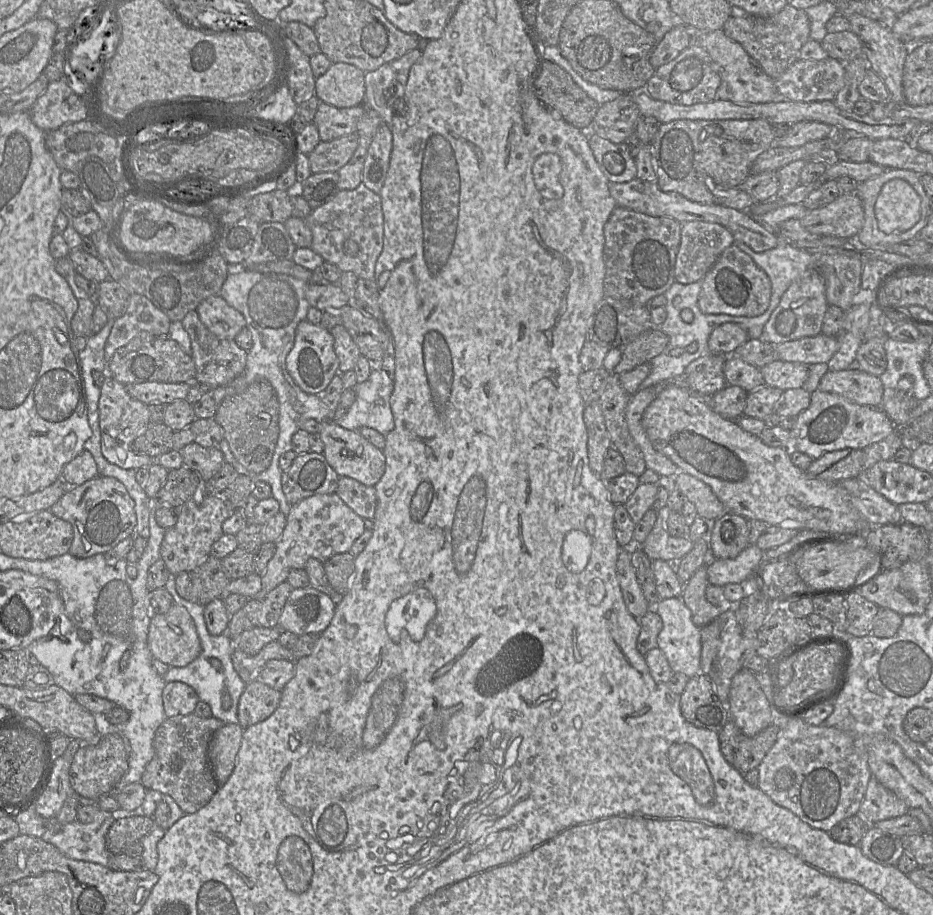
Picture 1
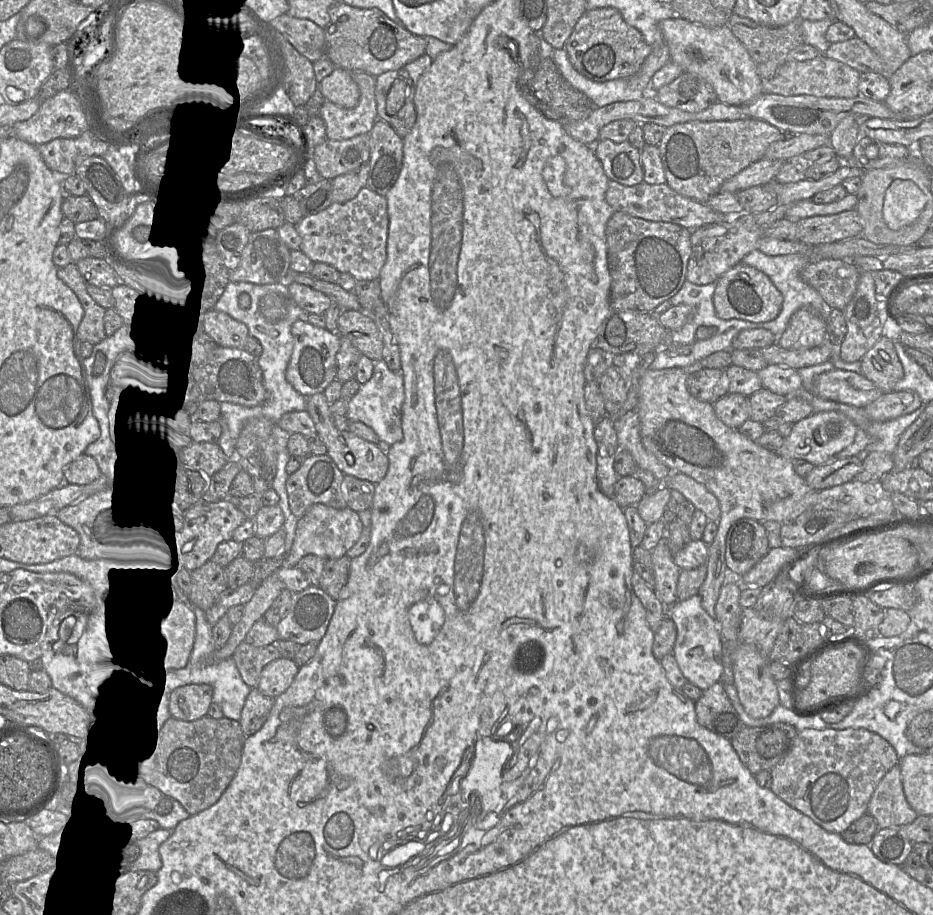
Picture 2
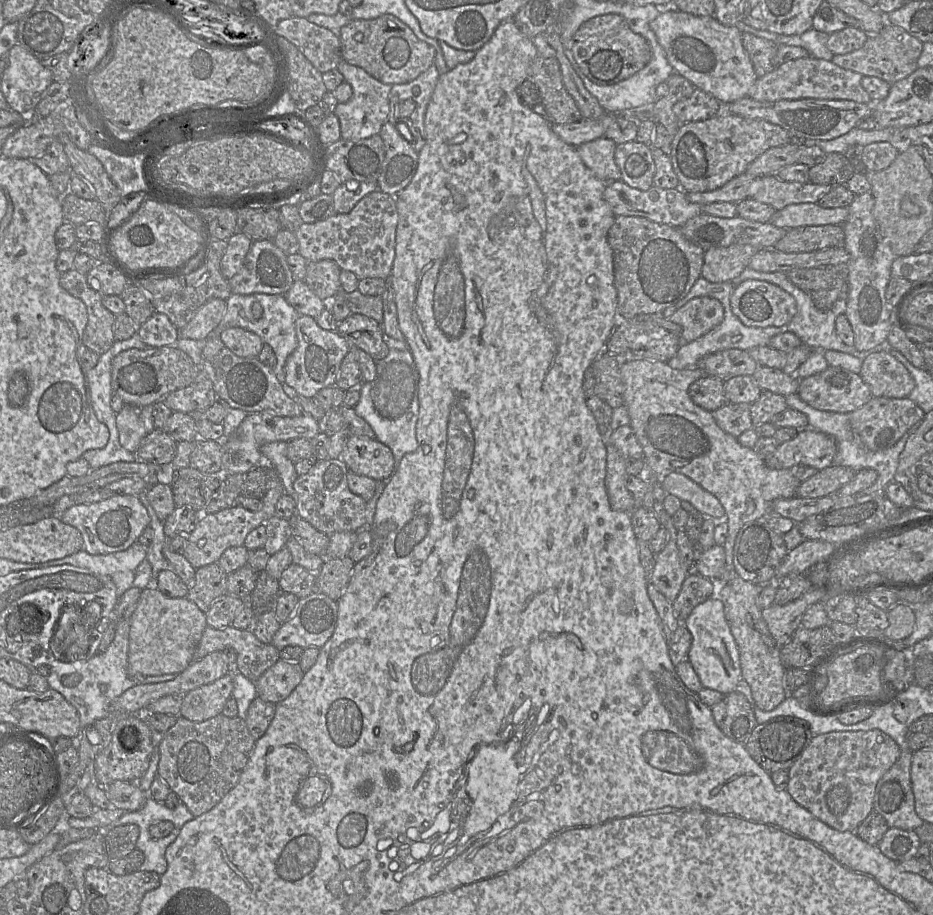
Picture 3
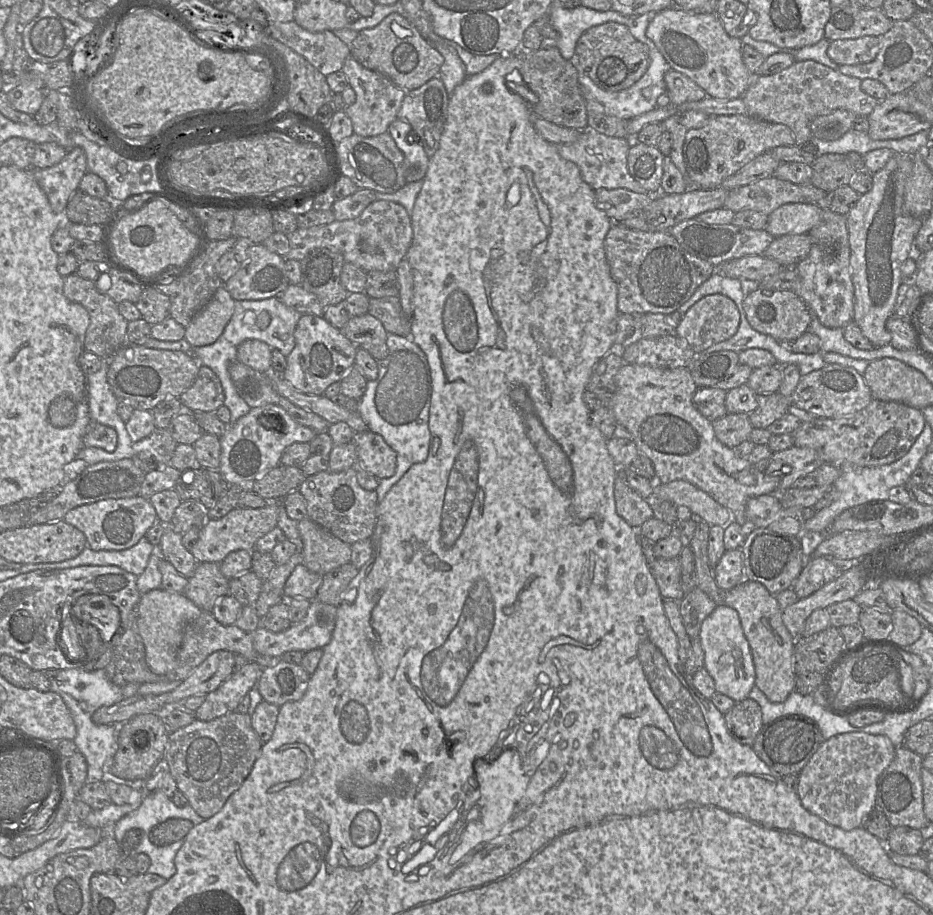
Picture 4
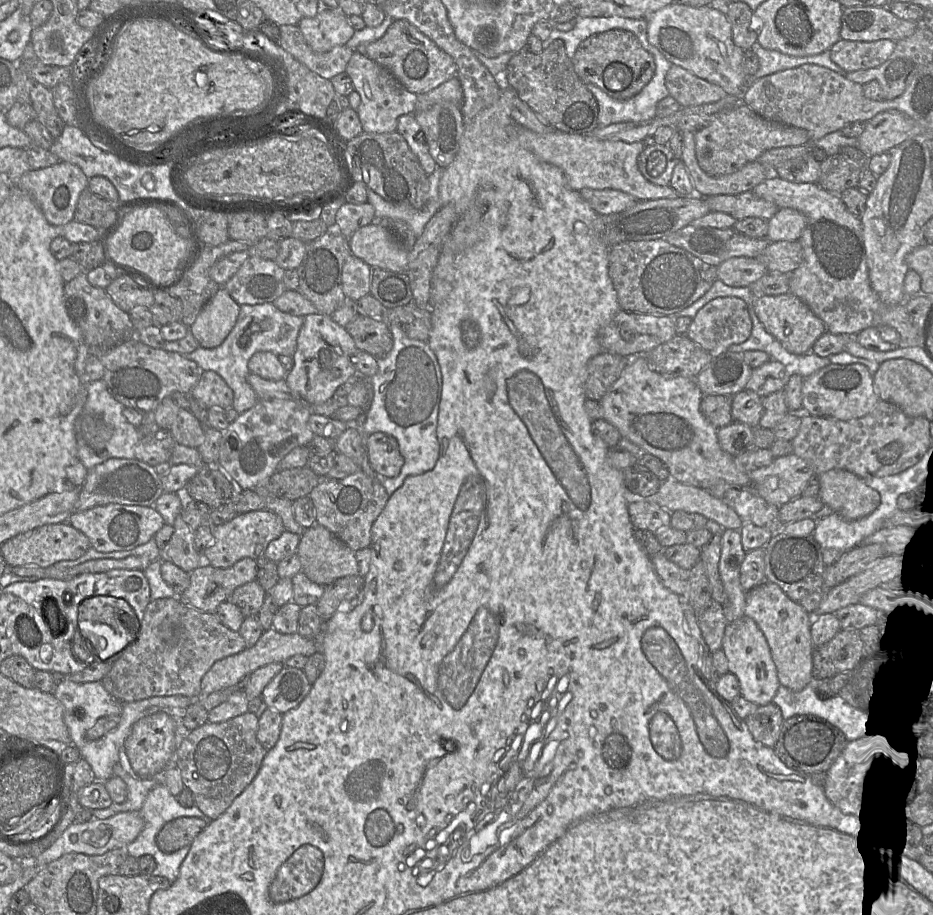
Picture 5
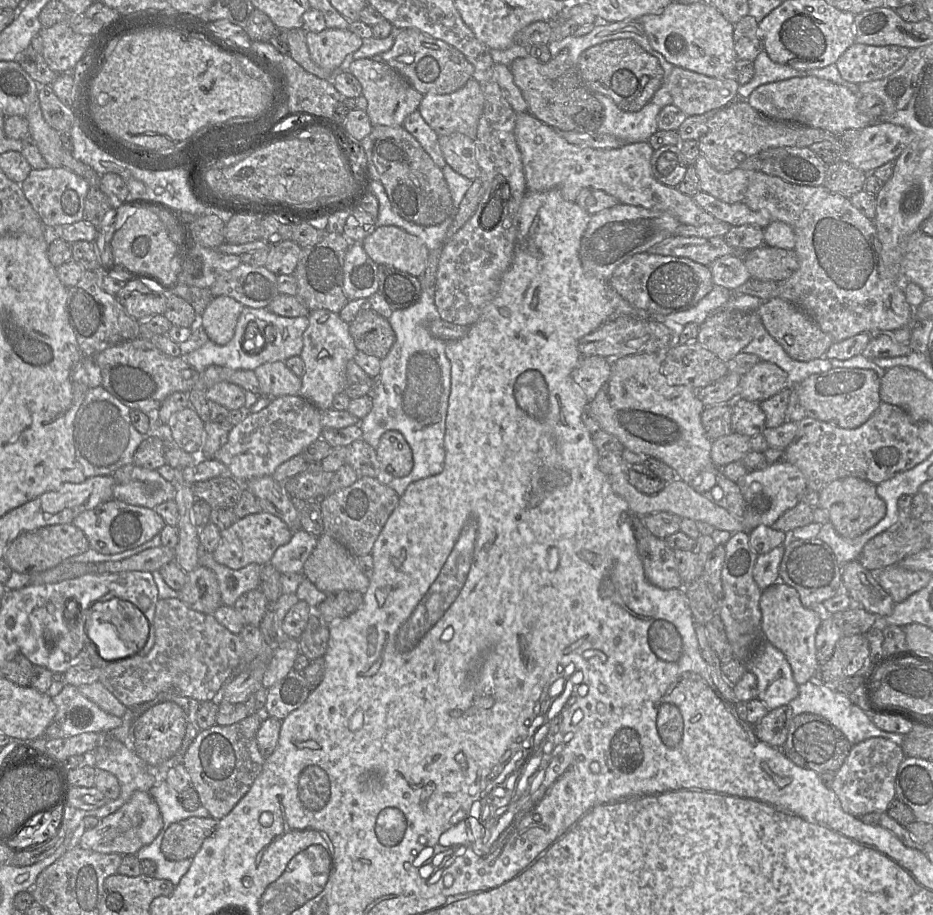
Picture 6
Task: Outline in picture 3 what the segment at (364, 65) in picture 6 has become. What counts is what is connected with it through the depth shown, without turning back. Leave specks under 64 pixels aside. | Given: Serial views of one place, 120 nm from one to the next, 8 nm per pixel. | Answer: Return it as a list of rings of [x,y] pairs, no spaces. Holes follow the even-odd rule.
[[[343,59],[340,60],[337,69],[353,90],[351,99],[345,103],[338,103],[333,112],[340,122],[341,139],[355,141],[379,134],[383,124],[388,121],[389,94],[392,85],[378,81],[364,69],[351,65]]]

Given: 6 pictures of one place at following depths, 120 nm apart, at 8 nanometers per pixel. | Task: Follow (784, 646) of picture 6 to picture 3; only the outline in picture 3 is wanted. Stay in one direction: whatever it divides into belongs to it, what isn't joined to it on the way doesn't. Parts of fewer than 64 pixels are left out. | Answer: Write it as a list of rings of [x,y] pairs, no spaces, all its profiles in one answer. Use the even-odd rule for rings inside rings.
[[[735,575],[728,582],[718,586],[717,597],[724,605],[725,618],[739,650],[742,679],[751,688],[755,706],[764,712],[769,712],[778,707],[788,693],[783,687],[786,669],[781,663],[781,647],[778,647],[773,639],[762,617],[762,609],[757,605],[760,590],[761,586]]]

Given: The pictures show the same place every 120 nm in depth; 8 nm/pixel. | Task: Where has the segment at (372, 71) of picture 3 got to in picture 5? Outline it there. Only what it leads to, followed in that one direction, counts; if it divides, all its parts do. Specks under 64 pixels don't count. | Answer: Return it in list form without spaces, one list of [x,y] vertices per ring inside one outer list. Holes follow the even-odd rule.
[[[394,20],[381,38],[357,48],[358,52],[387,69],[403,87],[416,95],[427,93],[457,77],[453,58],[407,20]]]

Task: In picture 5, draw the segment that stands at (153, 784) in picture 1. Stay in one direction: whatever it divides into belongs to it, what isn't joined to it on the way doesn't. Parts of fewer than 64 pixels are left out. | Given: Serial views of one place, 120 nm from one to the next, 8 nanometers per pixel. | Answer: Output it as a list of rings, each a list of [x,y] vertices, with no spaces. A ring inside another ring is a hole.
[[[246,712],[229,720],[211,723],[187,731],[178,739],[174,764],[194,796],[196,807],[215,820],[252,782],[267,750],[257,739],[259,718]]]

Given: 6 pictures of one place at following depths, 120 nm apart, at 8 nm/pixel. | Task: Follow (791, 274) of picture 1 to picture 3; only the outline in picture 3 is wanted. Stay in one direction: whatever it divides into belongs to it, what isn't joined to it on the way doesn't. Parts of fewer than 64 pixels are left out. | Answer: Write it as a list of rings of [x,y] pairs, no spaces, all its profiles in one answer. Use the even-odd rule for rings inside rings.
[[[748,266],[743,270],[743,272],[736,279],[733,280],[733,282],[735,284],[739,284],[748,279],[763,280],[771,284],[775,284],[795,298],[796,303],[797,303],[797,311],[794,317],[786,325],[779,326],[779,327],[772,326],[773,329],[775,328],[780,329],[780,333],[784,333],[784,332],[794,333],[801,339],[803,344],[813,349],[813,351],[821,351],[821,352],[825,352],[828,350],[839,351],[839,352],[843,352],[843,353],[847,353],[847,354],[860,357],[862,361],[865,358],[865,354],[868,354],[868,353],[861,353],[857,351],[855,347],[847,345],[840,339],[840,337],[838,336],[836,332],[836,327],[835,327],[837,309],[836,310],[821,310],[817,308],[812,300],[811,294],[802,290],[801,288],[796,286],[794,283],[792,283],[787,277],[786,273],[784,272],[759,272],[759,271],[751,269]]]

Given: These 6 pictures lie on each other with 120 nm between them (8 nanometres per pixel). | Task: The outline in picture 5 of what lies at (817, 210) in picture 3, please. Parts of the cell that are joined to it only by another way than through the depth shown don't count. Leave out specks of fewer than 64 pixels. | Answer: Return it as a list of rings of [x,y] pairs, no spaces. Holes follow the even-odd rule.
[[[780,208],[768,220],[767,240],[796,241],[806,227],[807,219],[801,212],[792,208]]]

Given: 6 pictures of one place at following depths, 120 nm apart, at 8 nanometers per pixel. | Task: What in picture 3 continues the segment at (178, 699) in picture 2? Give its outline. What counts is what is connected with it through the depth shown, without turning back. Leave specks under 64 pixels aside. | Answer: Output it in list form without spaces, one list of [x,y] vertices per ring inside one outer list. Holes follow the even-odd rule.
[[[229,672],[210,684],[185,693],[182,697],[180,715],[195,722],[217,716],[232,696],[232,691],[233,675]]]

